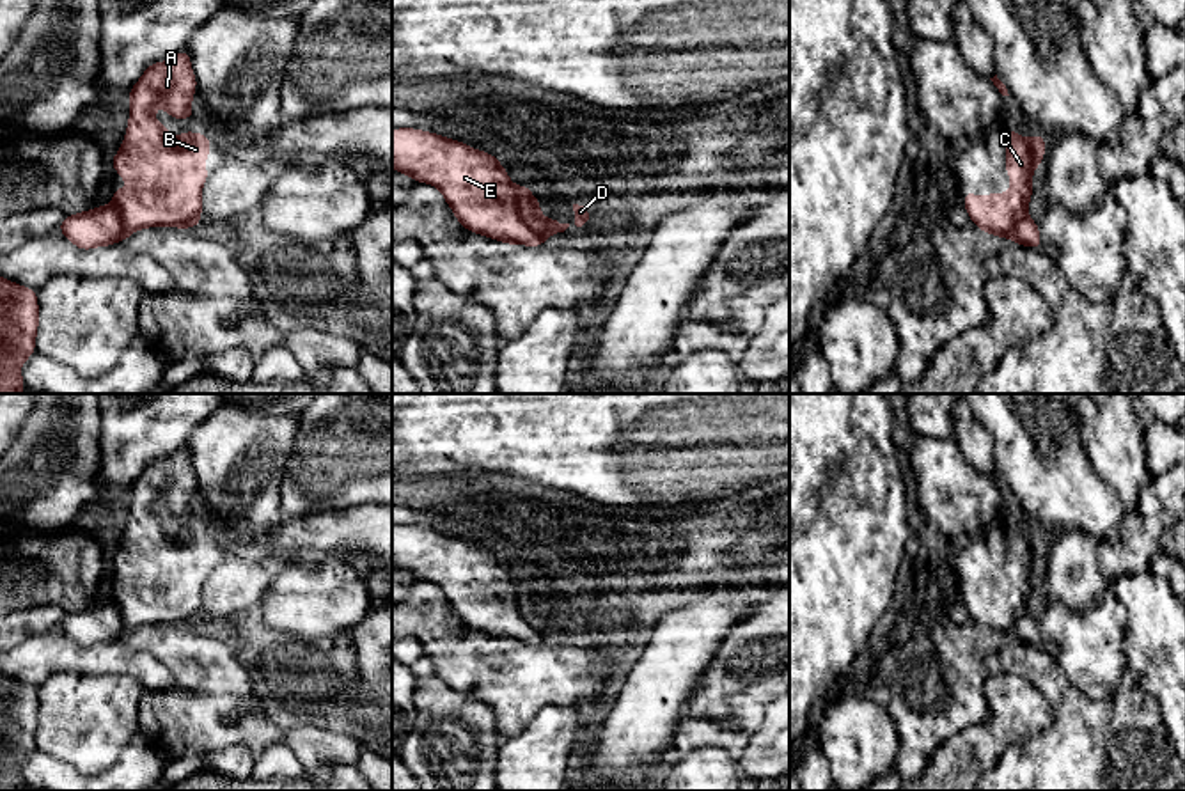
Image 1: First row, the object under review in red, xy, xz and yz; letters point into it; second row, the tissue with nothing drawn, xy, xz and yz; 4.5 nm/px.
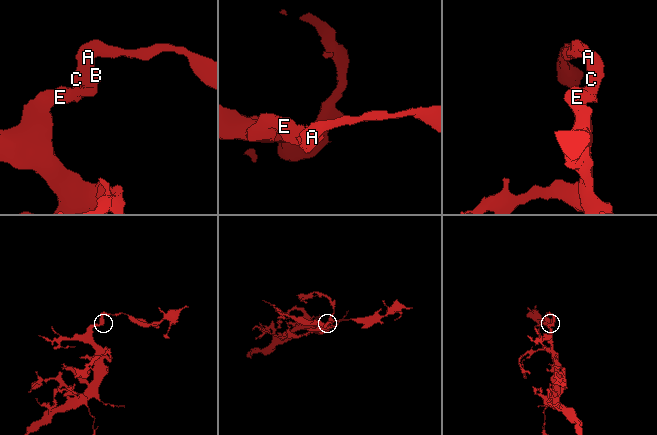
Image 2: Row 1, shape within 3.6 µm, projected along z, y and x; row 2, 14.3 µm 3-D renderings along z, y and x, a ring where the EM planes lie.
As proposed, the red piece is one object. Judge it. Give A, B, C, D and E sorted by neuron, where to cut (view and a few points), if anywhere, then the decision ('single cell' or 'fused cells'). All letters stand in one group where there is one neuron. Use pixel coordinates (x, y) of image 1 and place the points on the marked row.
A B C D / E; cut in xz along (515, 187), (520, 217), (547, 238); fused cells

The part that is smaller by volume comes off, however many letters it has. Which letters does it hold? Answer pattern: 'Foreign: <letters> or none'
Foreign: A, B, C, D

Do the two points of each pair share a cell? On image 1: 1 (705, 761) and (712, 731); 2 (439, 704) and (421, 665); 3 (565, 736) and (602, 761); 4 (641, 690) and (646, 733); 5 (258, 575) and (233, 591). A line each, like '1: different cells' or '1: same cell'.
1: same cell
2: different cells
3: different cells
4: same cell
5: same cell

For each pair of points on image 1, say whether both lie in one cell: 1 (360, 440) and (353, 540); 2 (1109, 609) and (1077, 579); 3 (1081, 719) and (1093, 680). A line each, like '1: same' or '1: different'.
1: different
2: different
3: different

